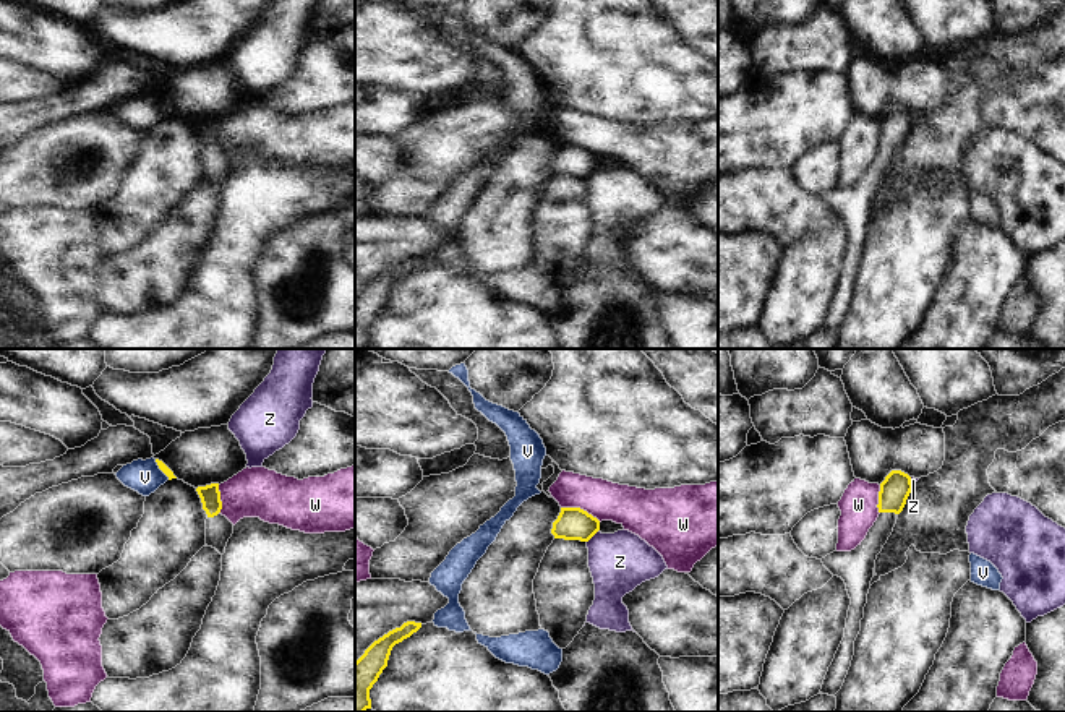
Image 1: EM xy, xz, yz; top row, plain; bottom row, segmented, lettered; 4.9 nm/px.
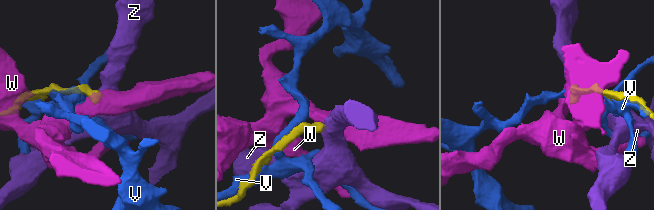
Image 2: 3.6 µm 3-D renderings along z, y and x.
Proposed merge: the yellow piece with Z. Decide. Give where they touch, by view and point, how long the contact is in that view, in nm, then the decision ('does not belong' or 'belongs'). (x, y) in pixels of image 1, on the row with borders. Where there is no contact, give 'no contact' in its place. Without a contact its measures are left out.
meets yellow in xz at (594, 534); contact 90 nm long; does not belong

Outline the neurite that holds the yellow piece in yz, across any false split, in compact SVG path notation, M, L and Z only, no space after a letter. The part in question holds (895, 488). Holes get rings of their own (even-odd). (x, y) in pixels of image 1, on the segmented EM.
M892 470L880 483L879 517L866 538L851 551L833 551L822 558L823 566L845 581L851 605L848 610L845 637L825 675L820 693L835 696L848 675L854 655L854 641L861 631L864 607L877 555L882 551L913 490L911 477L901 470Z

